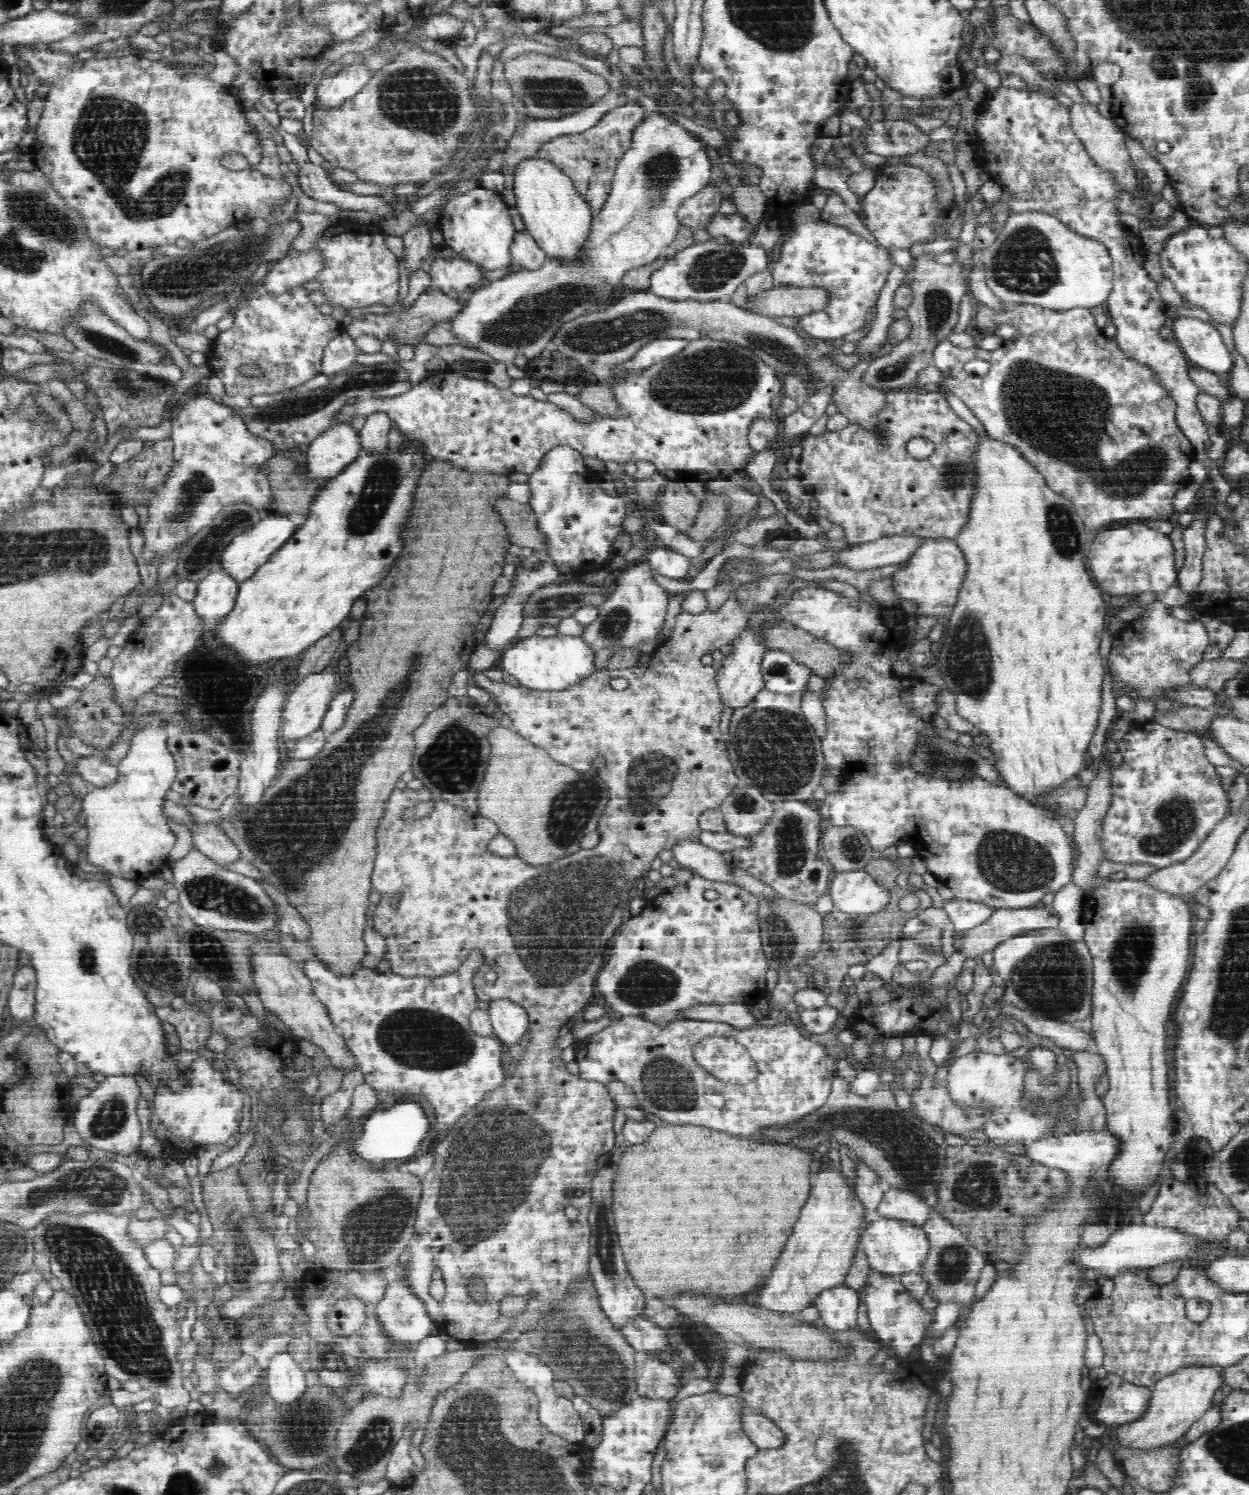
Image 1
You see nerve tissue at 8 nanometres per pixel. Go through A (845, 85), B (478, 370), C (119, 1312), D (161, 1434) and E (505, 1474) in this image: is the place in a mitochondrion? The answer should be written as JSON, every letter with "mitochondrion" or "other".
{"A":"other","B":"mitochondrion","C":"mitochondrion","D":"other","E":"mitochondrion"}

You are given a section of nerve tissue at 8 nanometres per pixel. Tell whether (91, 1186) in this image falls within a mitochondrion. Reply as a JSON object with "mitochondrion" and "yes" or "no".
{"mitochondrion":"yes"}

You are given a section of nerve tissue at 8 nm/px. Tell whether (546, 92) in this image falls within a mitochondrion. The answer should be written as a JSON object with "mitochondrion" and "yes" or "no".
{"mitochondrion":"yes"}

